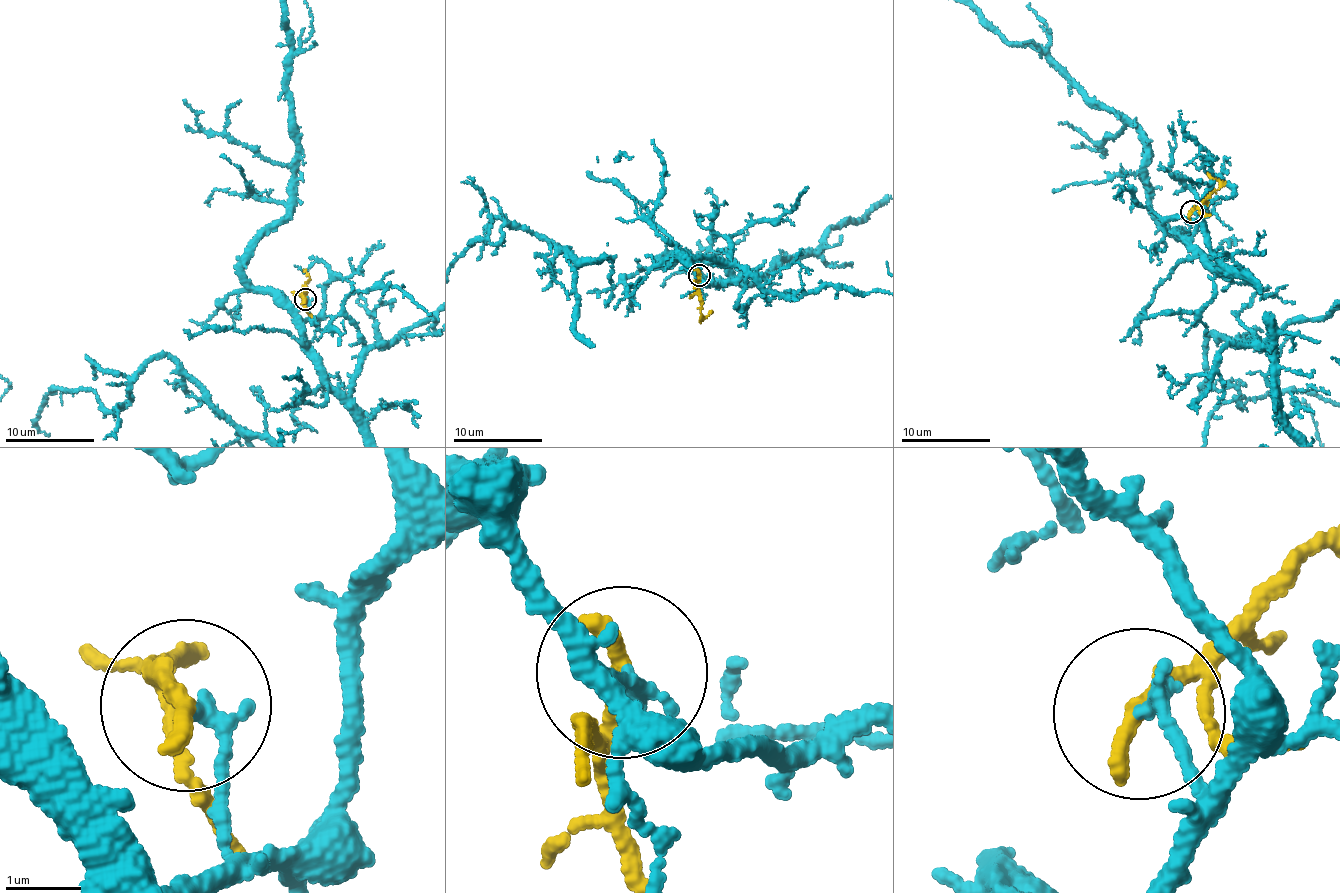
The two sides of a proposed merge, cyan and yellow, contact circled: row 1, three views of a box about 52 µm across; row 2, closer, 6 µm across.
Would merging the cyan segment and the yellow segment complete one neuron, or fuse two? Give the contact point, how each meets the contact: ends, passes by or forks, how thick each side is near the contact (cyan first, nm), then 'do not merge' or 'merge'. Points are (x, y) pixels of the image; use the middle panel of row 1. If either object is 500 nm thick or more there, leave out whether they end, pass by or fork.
place (699, 275); cyan ends; yellow ends; calibres 240 and 280 nm; do not merge

